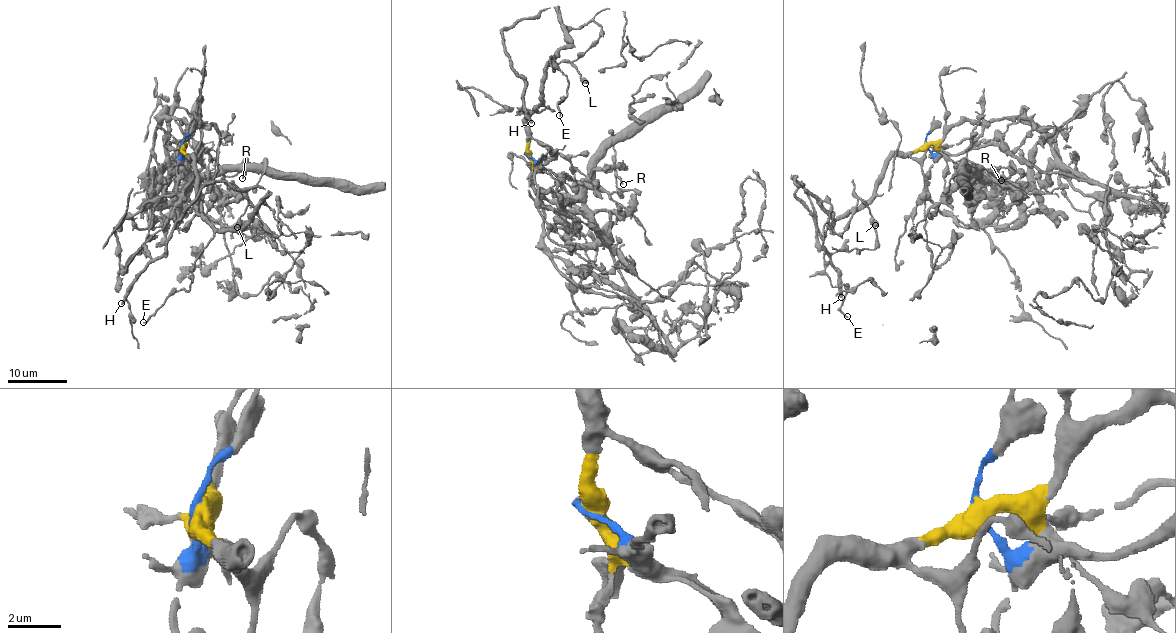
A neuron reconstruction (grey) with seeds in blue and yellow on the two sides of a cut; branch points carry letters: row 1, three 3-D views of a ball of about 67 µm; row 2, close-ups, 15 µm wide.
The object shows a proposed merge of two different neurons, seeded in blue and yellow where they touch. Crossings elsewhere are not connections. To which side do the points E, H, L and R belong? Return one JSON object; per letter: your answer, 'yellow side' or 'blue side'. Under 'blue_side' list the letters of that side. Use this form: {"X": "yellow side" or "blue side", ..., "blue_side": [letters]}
{"E": "yellow side", "H": "yellow side", "L": "yellow side", "R": "yellow side", "blue_side": []}

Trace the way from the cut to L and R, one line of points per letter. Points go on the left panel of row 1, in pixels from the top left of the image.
L: (182, 147), (213, 225), (236, 230), (261, 203), (280, 222), (274, 235), (248, 202), (237, 227)
R: (182, 147), (195, 160), (207, 148), (225, 176), (236, 174), (244, 165), (243, 178)

